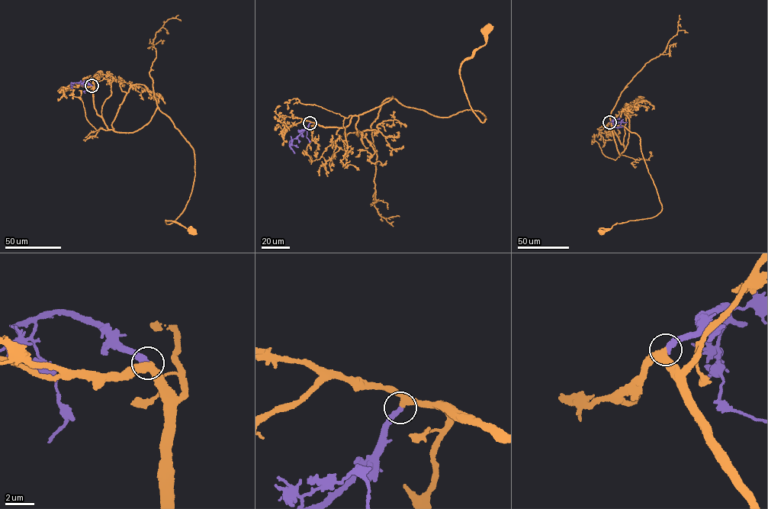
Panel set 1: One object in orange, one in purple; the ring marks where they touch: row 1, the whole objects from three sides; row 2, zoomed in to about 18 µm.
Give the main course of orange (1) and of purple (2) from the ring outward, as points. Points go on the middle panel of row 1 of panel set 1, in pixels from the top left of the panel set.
1: (310, 123), (346, 127), (393, 97), (438, 117), (478, 110), (483, 122), (460, 72), (486, 43), (489, 27)
2: (310, 123), (290, 141), (290, 146), (290, 136)

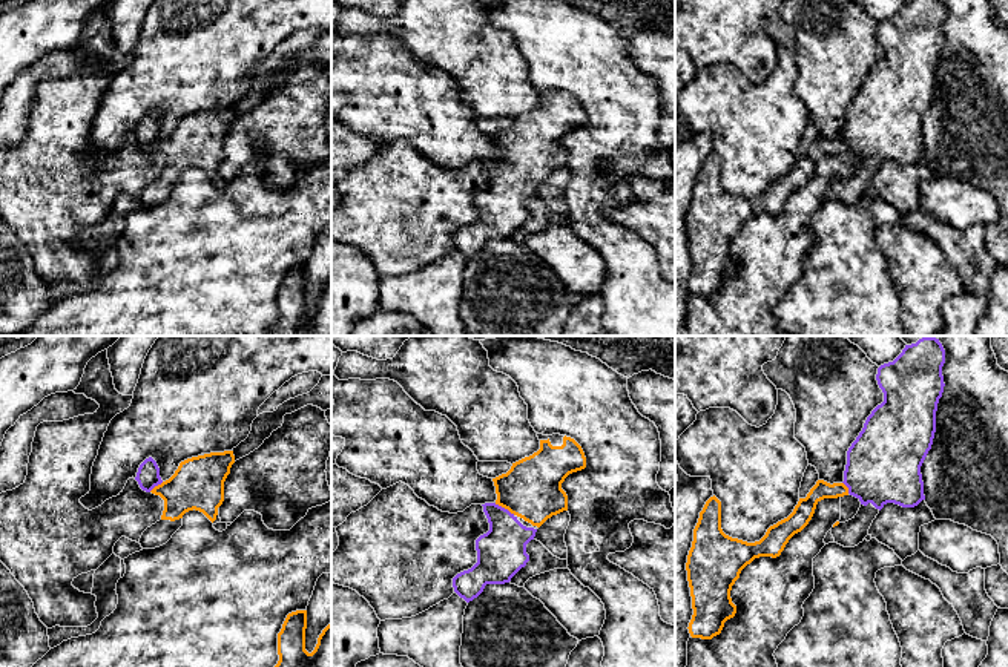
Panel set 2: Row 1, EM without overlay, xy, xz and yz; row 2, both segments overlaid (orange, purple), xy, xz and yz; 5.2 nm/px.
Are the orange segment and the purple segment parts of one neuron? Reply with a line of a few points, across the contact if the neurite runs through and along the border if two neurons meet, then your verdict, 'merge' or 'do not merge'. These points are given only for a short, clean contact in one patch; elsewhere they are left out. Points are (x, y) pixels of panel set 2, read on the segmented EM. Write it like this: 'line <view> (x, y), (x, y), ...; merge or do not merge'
line xz (531, 489), (522, 491), (505, 508), (502, 551); merge

